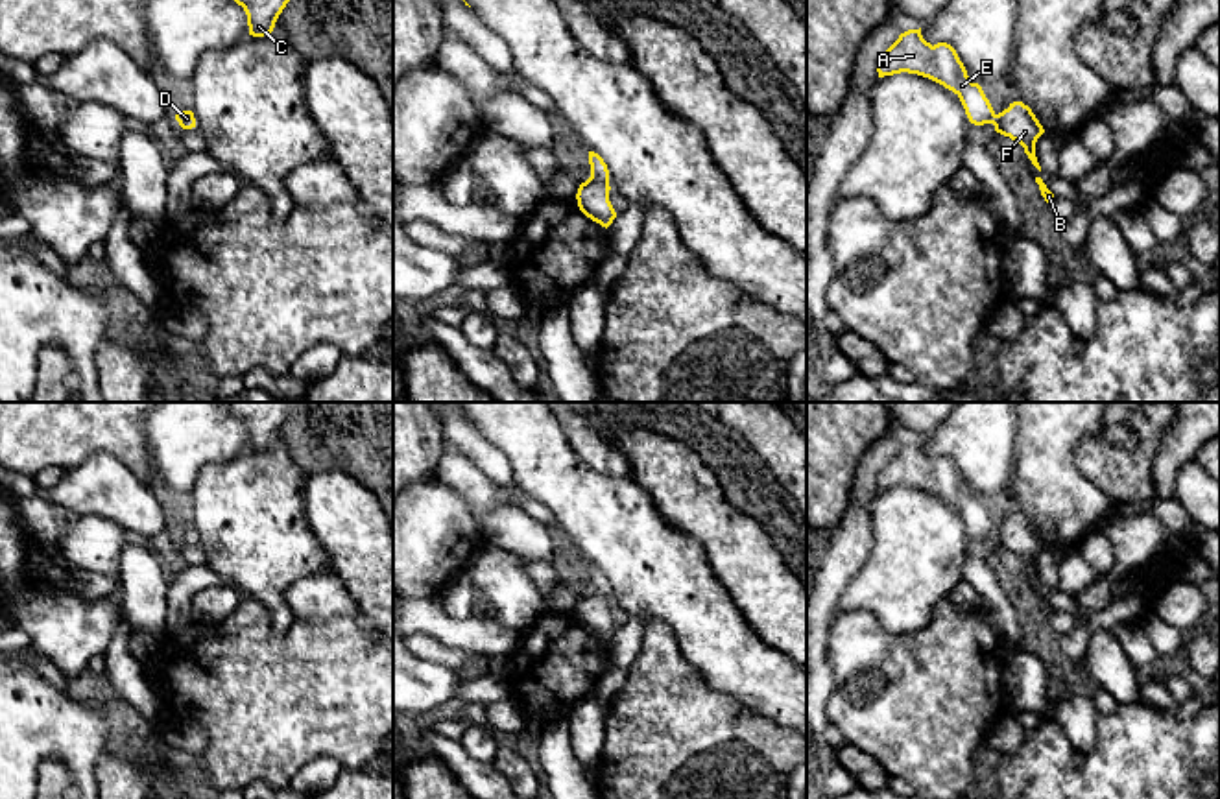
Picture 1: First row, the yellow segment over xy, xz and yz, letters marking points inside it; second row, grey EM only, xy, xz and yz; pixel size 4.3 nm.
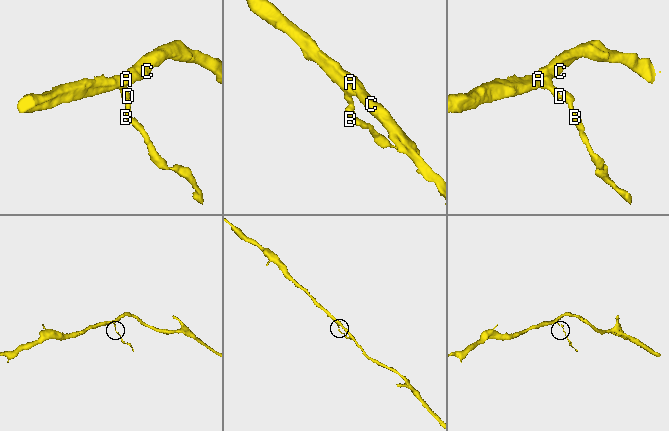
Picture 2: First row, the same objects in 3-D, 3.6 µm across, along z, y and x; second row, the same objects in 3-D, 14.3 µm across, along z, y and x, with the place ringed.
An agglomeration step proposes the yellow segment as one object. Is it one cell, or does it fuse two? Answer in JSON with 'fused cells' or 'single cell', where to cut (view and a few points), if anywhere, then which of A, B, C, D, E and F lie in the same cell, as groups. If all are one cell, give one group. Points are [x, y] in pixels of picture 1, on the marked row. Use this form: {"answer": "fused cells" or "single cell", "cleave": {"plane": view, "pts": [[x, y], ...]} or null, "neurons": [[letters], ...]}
{"answer": "single cell", "cleave": null, "neurons": [["A", "B", "C", "D", "E", "F"]]}

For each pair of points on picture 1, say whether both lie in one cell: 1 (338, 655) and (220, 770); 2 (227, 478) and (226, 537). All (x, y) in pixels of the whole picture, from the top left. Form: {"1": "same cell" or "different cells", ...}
{"1": "same cell", "2": "same cell"}

